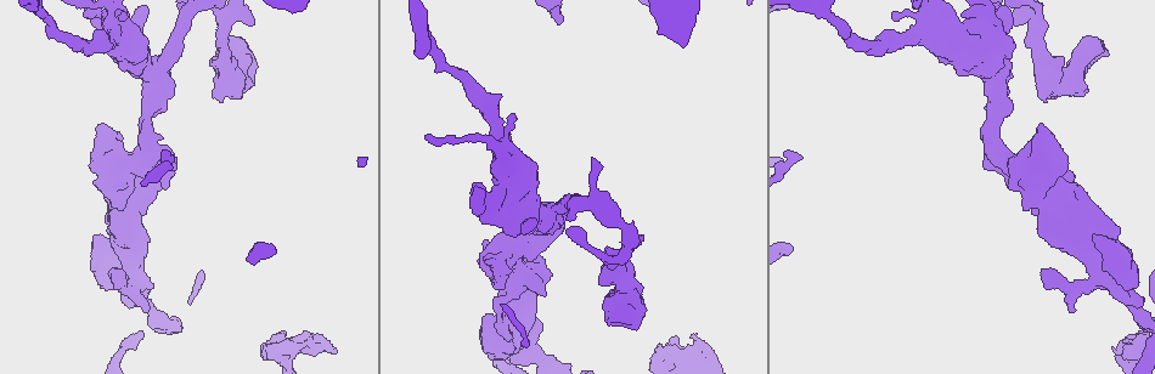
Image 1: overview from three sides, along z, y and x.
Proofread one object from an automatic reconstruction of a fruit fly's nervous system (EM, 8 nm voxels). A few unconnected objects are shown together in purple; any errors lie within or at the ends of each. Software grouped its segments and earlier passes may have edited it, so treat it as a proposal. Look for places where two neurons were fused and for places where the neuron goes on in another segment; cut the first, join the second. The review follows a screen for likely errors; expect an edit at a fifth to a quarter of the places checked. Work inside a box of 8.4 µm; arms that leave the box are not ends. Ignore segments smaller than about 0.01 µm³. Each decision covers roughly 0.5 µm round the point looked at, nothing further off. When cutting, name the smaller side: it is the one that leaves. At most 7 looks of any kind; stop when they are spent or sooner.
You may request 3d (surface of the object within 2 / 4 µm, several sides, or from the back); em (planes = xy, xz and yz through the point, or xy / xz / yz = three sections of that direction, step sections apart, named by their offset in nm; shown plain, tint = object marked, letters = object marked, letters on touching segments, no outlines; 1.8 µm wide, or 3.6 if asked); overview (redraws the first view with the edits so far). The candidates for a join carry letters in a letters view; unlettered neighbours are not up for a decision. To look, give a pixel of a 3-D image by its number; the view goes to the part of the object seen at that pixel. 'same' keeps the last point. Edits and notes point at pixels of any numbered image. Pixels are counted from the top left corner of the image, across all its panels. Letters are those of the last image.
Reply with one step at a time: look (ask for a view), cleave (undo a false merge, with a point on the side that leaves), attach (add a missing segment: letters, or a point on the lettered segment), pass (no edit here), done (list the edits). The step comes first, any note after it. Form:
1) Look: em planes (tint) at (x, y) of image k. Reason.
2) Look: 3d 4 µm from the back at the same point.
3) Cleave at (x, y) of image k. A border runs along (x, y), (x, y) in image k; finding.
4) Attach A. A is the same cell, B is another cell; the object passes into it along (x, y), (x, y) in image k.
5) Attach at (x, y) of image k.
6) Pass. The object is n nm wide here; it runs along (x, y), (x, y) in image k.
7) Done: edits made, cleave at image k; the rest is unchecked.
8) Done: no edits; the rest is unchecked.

Look: em yz step 4 (tint) at (695, 355) of image 1. Sudden change in width.

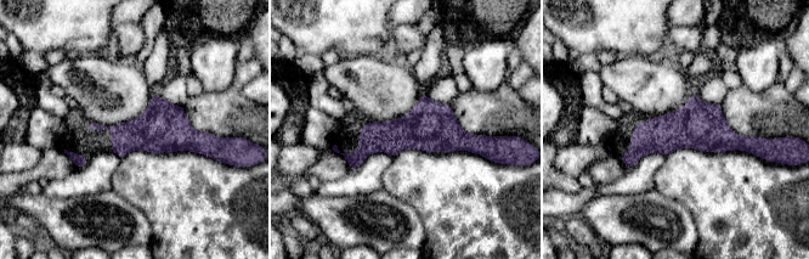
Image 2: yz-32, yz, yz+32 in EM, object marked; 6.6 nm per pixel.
Look: em planes (letters) at the same point.

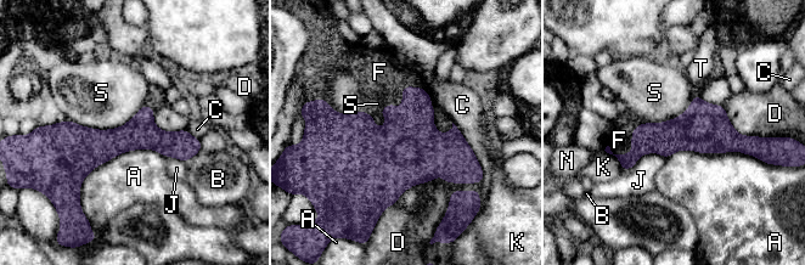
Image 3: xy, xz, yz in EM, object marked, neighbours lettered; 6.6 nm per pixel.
Attach F. F is the same cell, A, B, C, D, J, K, N, S and T are other cells; it goes on there.

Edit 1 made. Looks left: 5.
Look: overview.

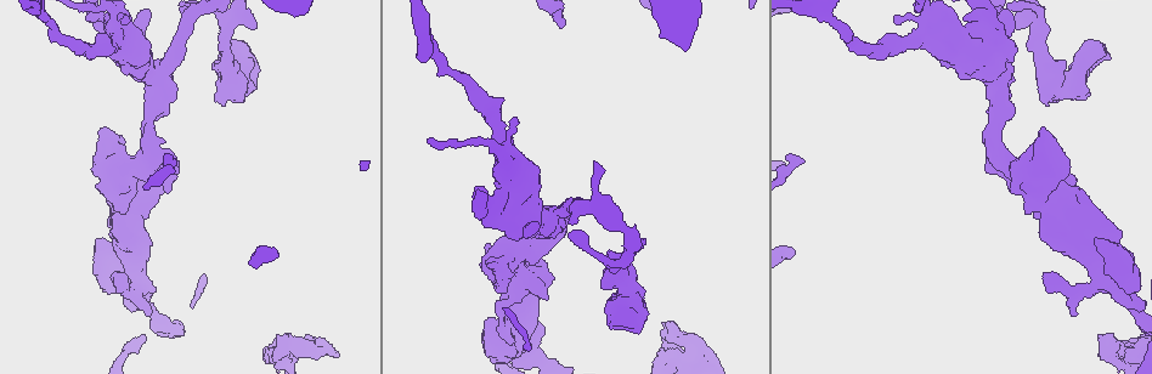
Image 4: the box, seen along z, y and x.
Look: em 3.6 µm planes (tint) at (146, 316) of image 4. Branch stops here.

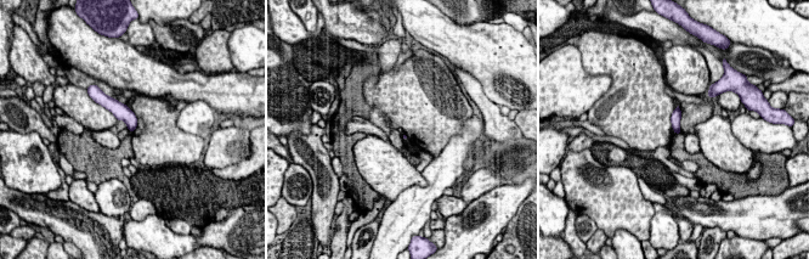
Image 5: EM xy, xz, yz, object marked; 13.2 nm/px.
Look: em 3.6 µm planes (letters) at the same point.

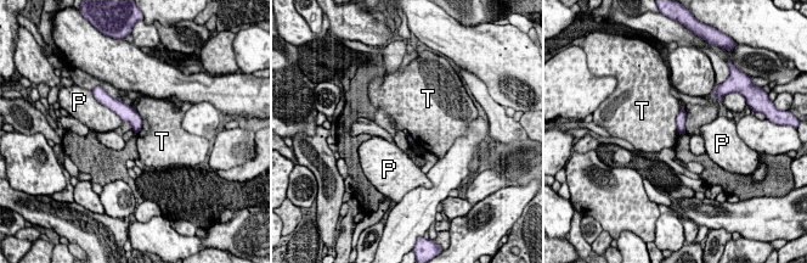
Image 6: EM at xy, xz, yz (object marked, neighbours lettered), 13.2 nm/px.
Pass. P and T are other cells; a border runs along (117, 99), (139, 115), (136, 134) in image 6; none of them fits.

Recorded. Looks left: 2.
Look: 3d 2 µm at (561, 26) of image 4. Branch stops here.

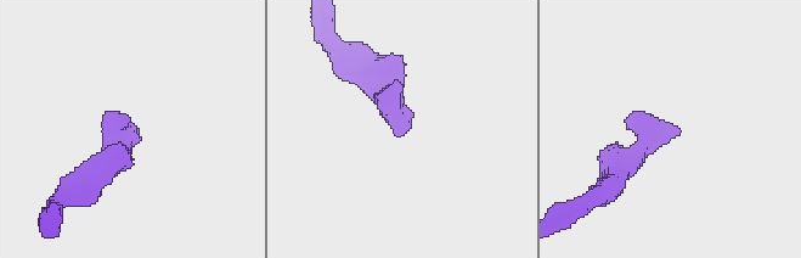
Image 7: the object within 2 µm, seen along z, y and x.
Look: em planes (letters) at (398, 136) of image 7.

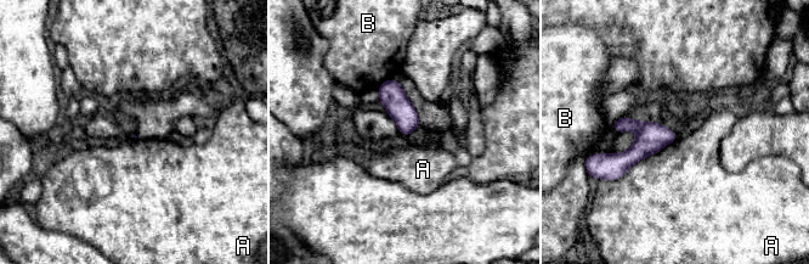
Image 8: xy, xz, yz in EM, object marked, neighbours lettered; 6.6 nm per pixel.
Pass. The longest contact is with A, 550 nm; A and B are other cells; a border runs along (677, 136), (621, 177), (604, 179) in image 8; none of them fits.

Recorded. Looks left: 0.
Done: edits made, attach at image 3; the rest is unchecked.

